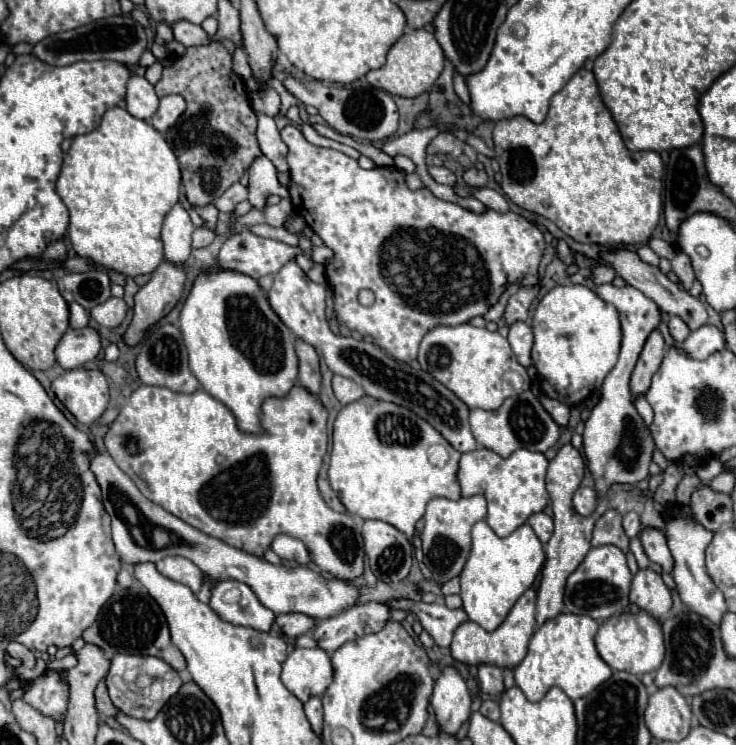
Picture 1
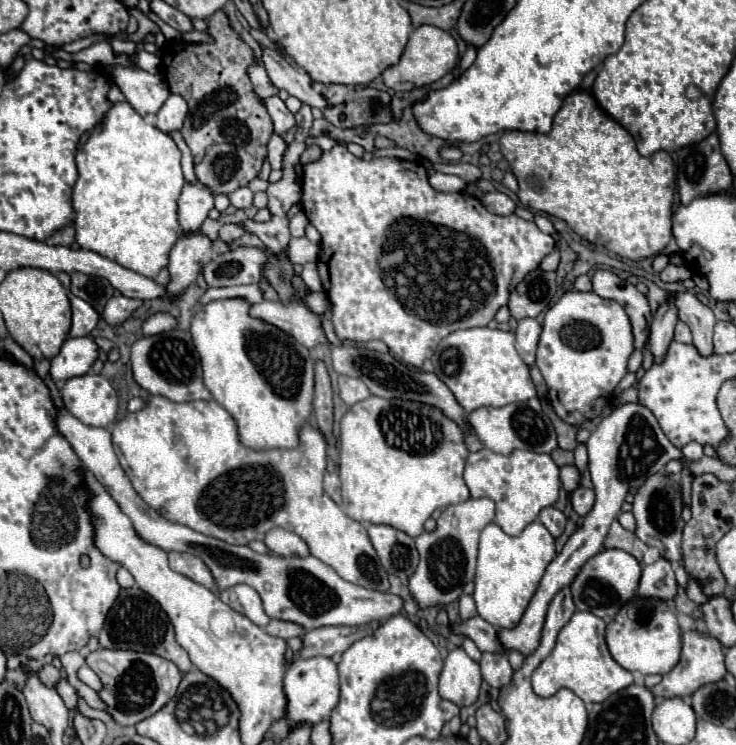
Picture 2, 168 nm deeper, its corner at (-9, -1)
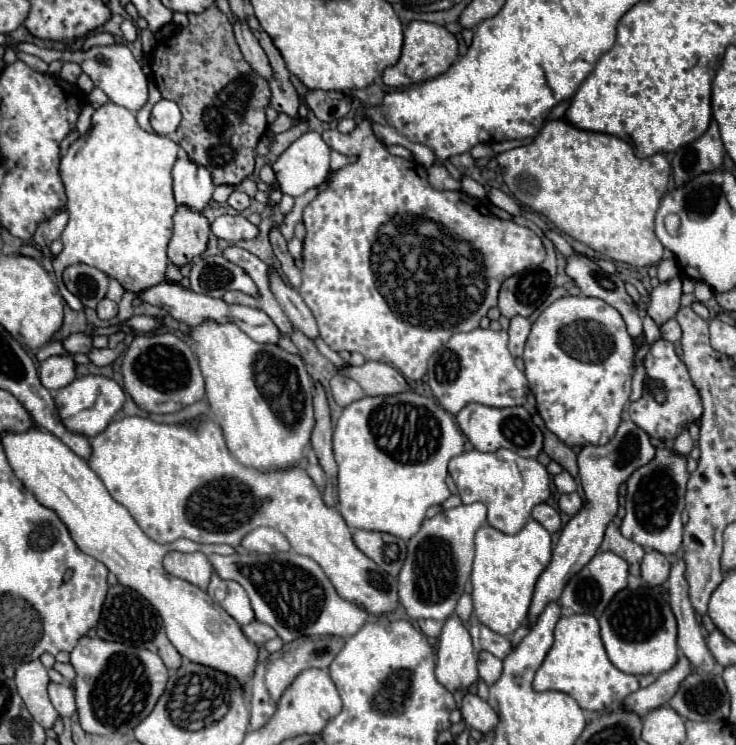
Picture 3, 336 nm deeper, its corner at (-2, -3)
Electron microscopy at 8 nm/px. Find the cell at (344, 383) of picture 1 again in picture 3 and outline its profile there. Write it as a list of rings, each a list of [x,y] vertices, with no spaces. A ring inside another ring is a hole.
[[[336,373],[330,379],[330,389],[332,389],[334,401],[340,407],[346,407],[346,405],[350,405],[350,403],[354,403],[354,401],[358,401],[358,399],[364,397],[362,387],[354,379],[350,379],[346,375],[340,375],[340,373]]]

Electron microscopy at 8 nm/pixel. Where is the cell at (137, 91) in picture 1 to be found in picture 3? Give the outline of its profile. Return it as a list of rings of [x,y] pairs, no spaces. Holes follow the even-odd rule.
[[[114,43],[114,45],[104,45],[104,47],[90,47],[88,51],[78,49],[78,51],[48,51],[48,49],[22,49],[26,53],[36,53],[40,55],[44,61],[54,61],[54,59],[62,59],[62,61],[70,61],[82,67],[82,71],[86,75],[90,75],[90,79],[94,81],[94,85],[98,89],[102,89],[108,99],[116,105],[122,105],[126,109],[130,109],[132,113],[138,111],[146,101],[148,101],[148,81],[146,75],[142,71],[142,65],[134,59],[132,51],[126,45]]]

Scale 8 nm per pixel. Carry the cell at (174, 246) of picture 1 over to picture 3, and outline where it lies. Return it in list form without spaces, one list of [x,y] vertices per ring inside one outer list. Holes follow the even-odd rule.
[[[180,157],[172,169],[172,179],[178,205],[190,205],[190,209],[202,211],[210,203],[214,183],[206,167],[198,165],[190,157]]]

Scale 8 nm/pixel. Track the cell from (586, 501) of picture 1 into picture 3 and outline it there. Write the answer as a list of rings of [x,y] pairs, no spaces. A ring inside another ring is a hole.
[[[570,493],[570,495],[562,495],[560,501],[558,501],[558,507],[562,513],[566,515],[576,515],[582,507],[582,499],[578,493]]]

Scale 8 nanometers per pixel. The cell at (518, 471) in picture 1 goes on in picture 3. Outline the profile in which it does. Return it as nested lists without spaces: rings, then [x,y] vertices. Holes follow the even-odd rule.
[[[476,449],[466,451],[450,461],[448,471],[462,503],[482,501],[488,507],[488,523],[502,533],[518,533],[530,521],[532,507],[550,497],[550,475],[546,467],[510,449],[498,449],[494,453],[480,453]]]

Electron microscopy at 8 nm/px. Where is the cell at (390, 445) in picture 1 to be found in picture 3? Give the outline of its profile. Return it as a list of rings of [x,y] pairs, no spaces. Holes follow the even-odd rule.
[[[414,391],[396,395],[362,397],[344,407],[334,429],[334,457],[338,463],[338,511],[348,527],[384,531],[408,541],[422,525],[428,507],[440,505],[450,497],[446,487],[448,461],[464,451],[464,437],[454,417],[432,397]]]

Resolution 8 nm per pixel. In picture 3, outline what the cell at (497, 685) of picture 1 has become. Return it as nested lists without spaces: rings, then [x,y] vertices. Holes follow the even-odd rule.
[[[488,651],[478,653],[478,675],[488,685],[492,685],[502,675],[502,661]]]

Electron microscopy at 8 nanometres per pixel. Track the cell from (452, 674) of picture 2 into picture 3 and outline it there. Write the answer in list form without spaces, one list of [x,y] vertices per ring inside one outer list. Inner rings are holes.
[[[450,615],[442,627],[436,655],[436,677],[450,691],[468,689],[478,681],[476,653],[468,625],[458,617]]]

